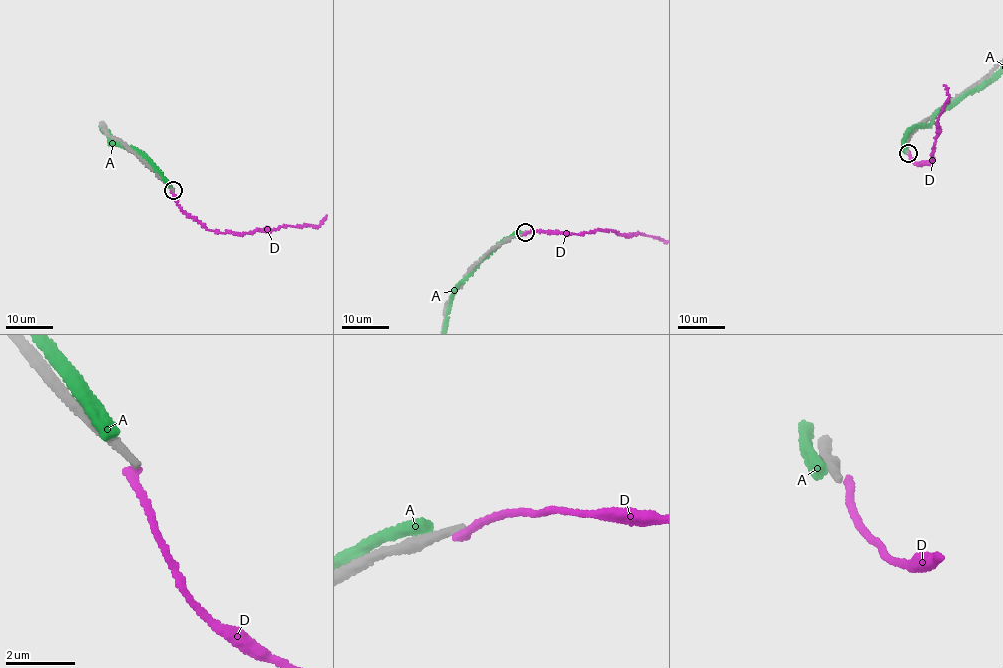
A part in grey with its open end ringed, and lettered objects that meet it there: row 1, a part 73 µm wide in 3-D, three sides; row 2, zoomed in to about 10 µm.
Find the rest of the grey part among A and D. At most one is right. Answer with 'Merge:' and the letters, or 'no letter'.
Merge: no letter

